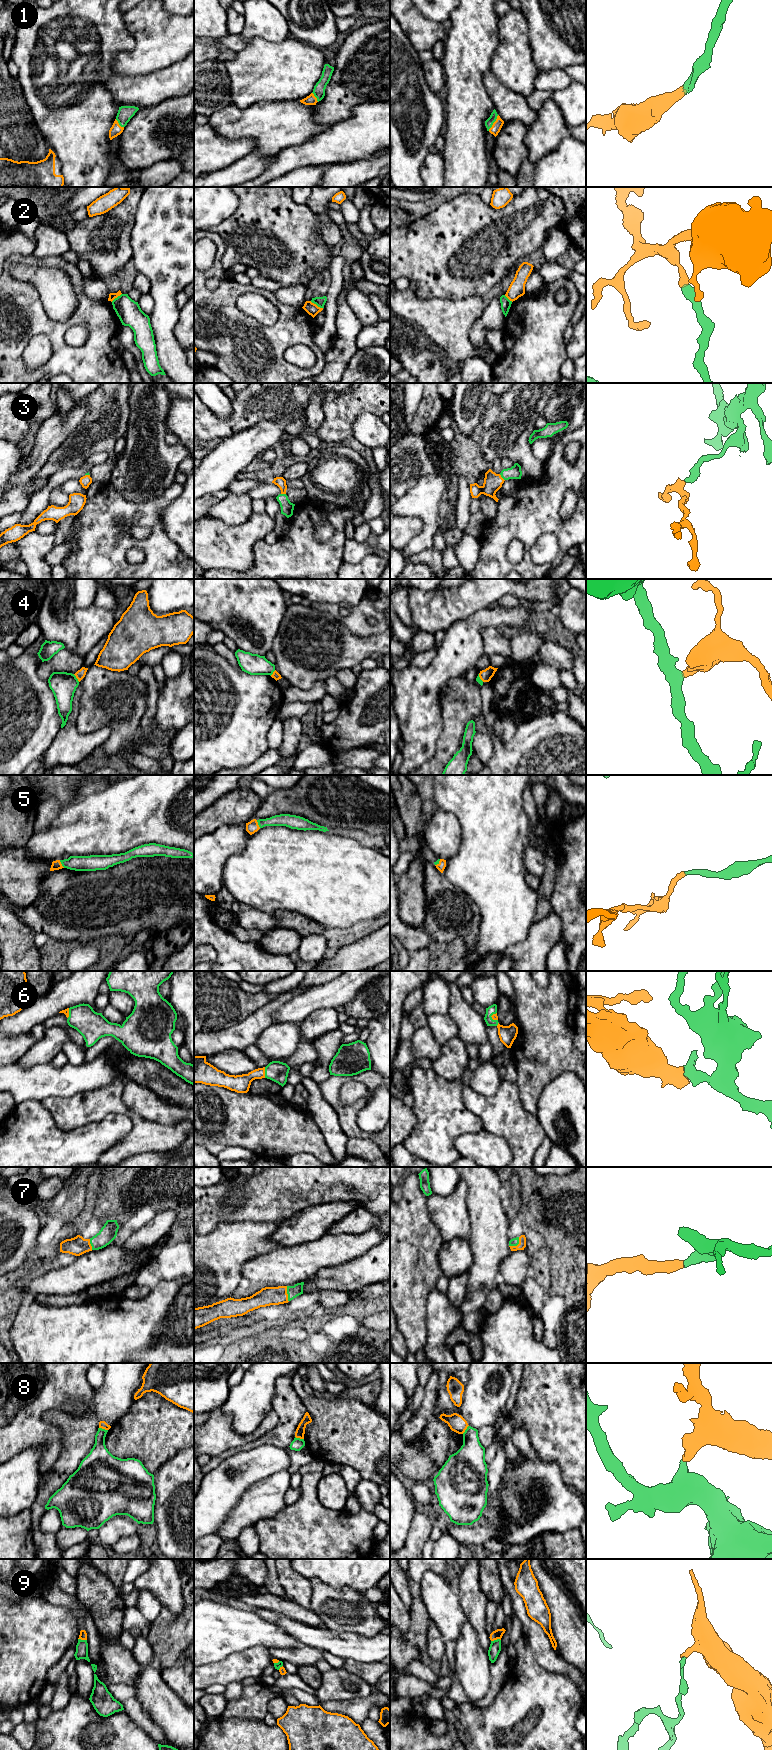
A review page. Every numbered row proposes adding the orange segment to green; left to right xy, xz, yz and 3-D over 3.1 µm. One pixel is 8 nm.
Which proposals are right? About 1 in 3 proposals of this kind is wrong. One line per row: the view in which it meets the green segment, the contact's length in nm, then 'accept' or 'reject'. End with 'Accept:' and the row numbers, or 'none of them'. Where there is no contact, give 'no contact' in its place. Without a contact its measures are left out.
1: contact in yz; length 150 nm; accept
2: contact in xz; length 120 nm; reject
3: contact in yz; length 70 nm; accept
4: contact in xy; length 80 nm; reject
5: contact in xy; length 80 nm; accept
6: contact in xz; length 90 nm; accept
7: contact in yz; length 120 nm; accept
8: contact in xy; length 80 nm; reject
9: contact in yz; length 80 nm; reject
Accept: 1, 3, 5, 6, 7

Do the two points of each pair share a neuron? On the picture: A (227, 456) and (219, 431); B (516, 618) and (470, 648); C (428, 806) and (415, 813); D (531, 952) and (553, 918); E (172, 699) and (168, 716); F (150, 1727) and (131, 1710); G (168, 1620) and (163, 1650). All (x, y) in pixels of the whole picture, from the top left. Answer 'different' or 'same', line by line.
A: different
B: same
C: different
D: same
E: same
F: same
G: same

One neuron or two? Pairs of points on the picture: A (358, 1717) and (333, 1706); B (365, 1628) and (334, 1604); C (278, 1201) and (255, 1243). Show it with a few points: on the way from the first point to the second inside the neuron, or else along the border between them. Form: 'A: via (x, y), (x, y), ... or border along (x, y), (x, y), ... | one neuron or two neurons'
A: via (352, 1711), (349, 1708), (339, 1707) | one neuron
B: via (357, 1620), (348, 1611), (342, 1610) | one neuron
C: border along (243, 1221), (271, 1221), (278, 1224) | two neurons

